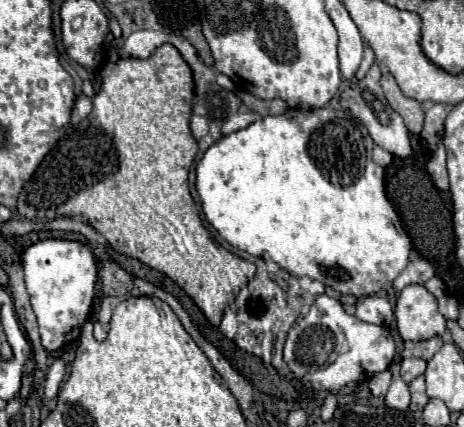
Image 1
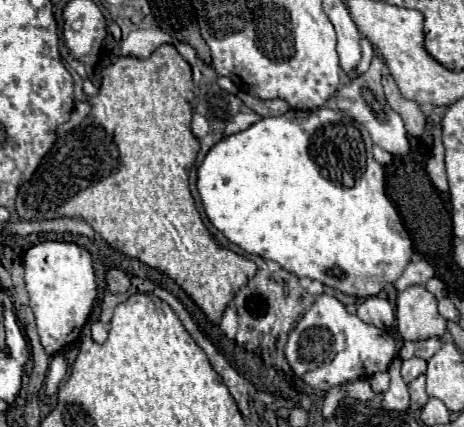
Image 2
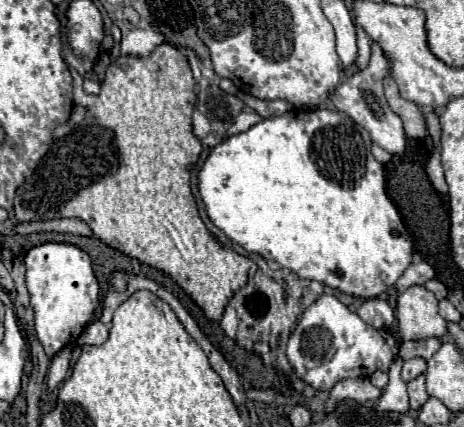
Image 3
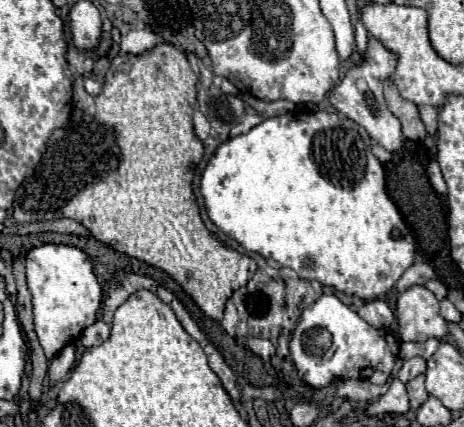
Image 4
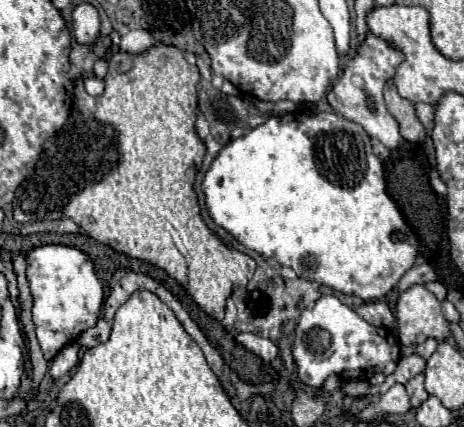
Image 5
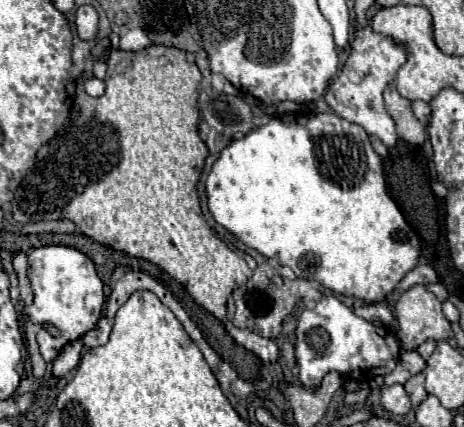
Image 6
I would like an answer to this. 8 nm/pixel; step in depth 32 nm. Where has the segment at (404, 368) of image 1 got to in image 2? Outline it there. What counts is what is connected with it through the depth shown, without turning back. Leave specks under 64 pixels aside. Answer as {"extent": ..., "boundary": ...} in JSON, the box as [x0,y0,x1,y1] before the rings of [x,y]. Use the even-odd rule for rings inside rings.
{"extent":[402,358,426,382],"boundary":[[[410,358],[402,362],[402,378],[404,382],[412,382],[416,376],[426,372],[426,362],[422,358]]]}

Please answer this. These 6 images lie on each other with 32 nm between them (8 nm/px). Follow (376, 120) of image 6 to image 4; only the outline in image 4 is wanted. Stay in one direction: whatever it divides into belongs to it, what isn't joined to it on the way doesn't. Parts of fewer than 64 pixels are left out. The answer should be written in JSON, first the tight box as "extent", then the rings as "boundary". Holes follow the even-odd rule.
{"extent":[328,38,404,152],"boundary":[[[370,38],[366,60],[362,64],[358,64],[354,70],[350,70],[344,76],[344,80],[340,80],[340,84],[336,84],[336,88],[328,96],[332,106],[338,112],[346,114],[350,120],[354,120],[356,124],[366,128],[370,138],[376,140],[380,146],[384,146],[388,152],[398,152],[404,146],[400,120],[388,110],[384,94],[382,94],[382,82],[392,74],[394,66],[396,66],[396,56],[392,56],[392,52],[388,52],[378,40]]]}

